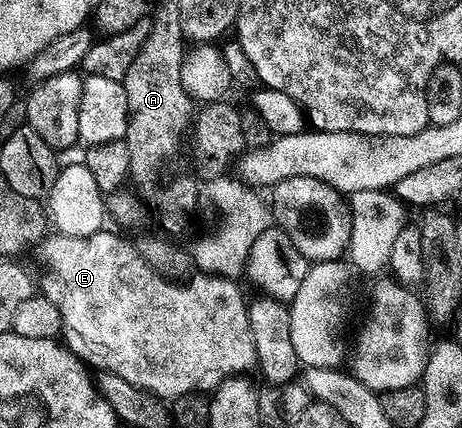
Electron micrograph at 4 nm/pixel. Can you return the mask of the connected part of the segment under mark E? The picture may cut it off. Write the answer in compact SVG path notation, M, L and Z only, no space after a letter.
M110 229L89 237L51 233L38 244L38 251L39 263L43 266L39 279L37 275L38 290L53 301L61 315L62 342L88 368L125 377L129 385L152 391L164 401L174 401L178 395L214 392L227 378L242 376L256 366L253 333L247 316L249 303L243 300L236 280L206 273L182 285L162 279L139 255L134 242L114 235Z

